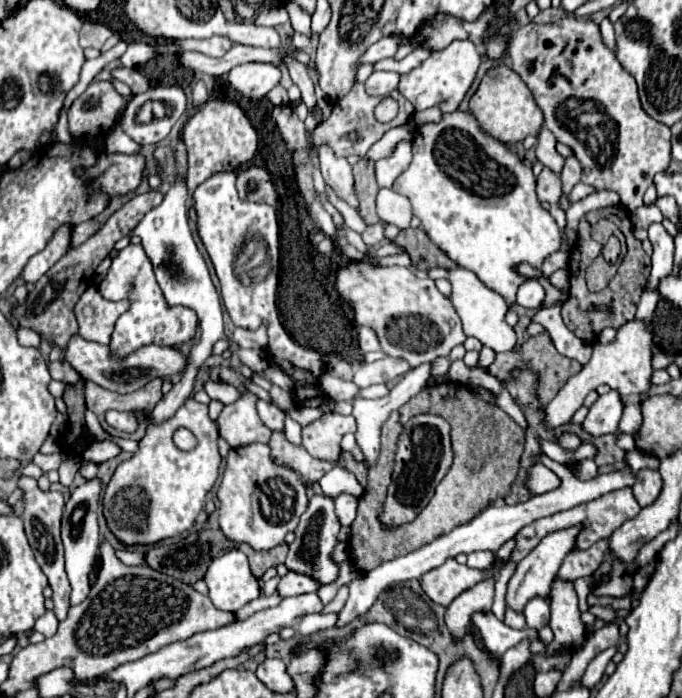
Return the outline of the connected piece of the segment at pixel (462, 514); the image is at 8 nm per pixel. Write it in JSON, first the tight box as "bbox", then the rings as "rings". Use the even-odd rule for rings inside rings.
{"bbox":[350,382,526,572],"rings":[[[446,382],[446,396],[444,396],[442,388],[444,388],[444,384],[422,388],[404,406],[394,410],[382,426],[382,452],[380,452],[378,464],[368,470],[368,486],[358,500],[358,516],[350,526],[352,528],[350,558],[364,572],[376,568],[382,562],[398,558],[400,554],[418,550],[424,544],[428,544],[430,540],[438,538],[440,534],[446,534],[452,528],[456,528],[458,524],[472,520],[474,516],[480,514],[478,504],[490,506],[496,500],[504,498],[510,492],[510,484],[514,482],[514,478],[518,474],[520,456],[522,456],[524,444],[526,444],[524,428],[520,428],[498,406],[480,400],[474,390],[468,390],[468,386],[458,386],[458,384]],[[418,414],[438,414],[450,424],[454,462],[452,462],[450,470],[446,472],[446,476],[440,480],[430,504],[418,514],[418,518],[410,524],[388,528],[388,532],[386,532],[382,528],[382,522],[378,520],[378,516],[382,512],[382,504],[384,504],[386,490],[390,484],[392,462],[394,462],[396,450],[398,450],[398,436],[402,434],[404,424]]]}

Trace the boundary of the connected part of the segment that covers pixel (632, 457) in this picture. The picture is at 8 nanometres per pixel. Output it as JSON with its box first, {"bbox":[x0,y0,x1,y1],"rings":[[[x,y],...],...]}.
{"bbox":[626,450,660,472],"rings":[[[630,450],[630,452],[626,452],[626,464],[628,464],[628,468],[632,468],[636,472],[636,470],[642,470],[642,468],[658,468],[660,460],[646,454],[646,452]]]}

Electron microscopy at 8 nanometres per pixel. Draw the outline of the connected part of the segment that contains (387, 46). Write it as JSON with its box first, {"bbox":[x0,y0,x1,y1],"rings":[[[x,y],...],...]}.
{"bbox":[360,36,400,64],"rings":[[[386,36],[386,38],[378,40],[376,44],[372,44],[372,46],[366,50],[366,54],[362,56],[360,64],[366,64],[366,62],[374,64],[374,62],[378,62],[378,60],[392,58],[392,56],[396,54],[396,50],[398,50],[398,44],[400,44],[400,40],[398,40],[396,36]]]}

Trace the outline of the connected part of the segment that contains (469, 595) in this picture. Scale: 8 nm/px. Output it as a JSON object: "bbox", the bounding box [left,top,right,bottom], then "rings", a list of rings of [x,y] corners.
{"bbox":[446,580,494,636],"rings":[[[484,580],[474,588],[462,592],[446,610],[446,625],[454,636],[464,636],[470,628],[470,616],[476,610],[490,610],[494,600],[494,580]]]}

